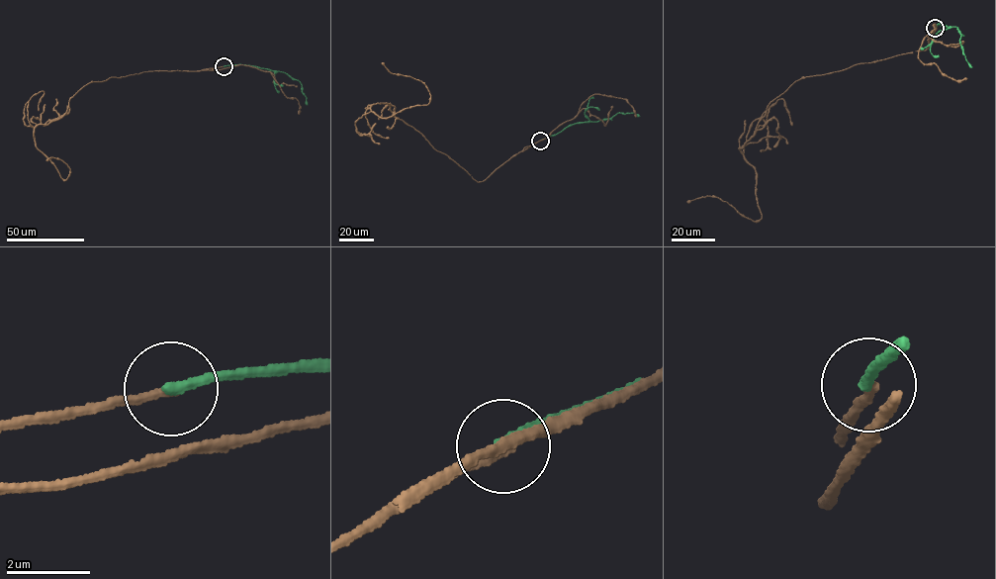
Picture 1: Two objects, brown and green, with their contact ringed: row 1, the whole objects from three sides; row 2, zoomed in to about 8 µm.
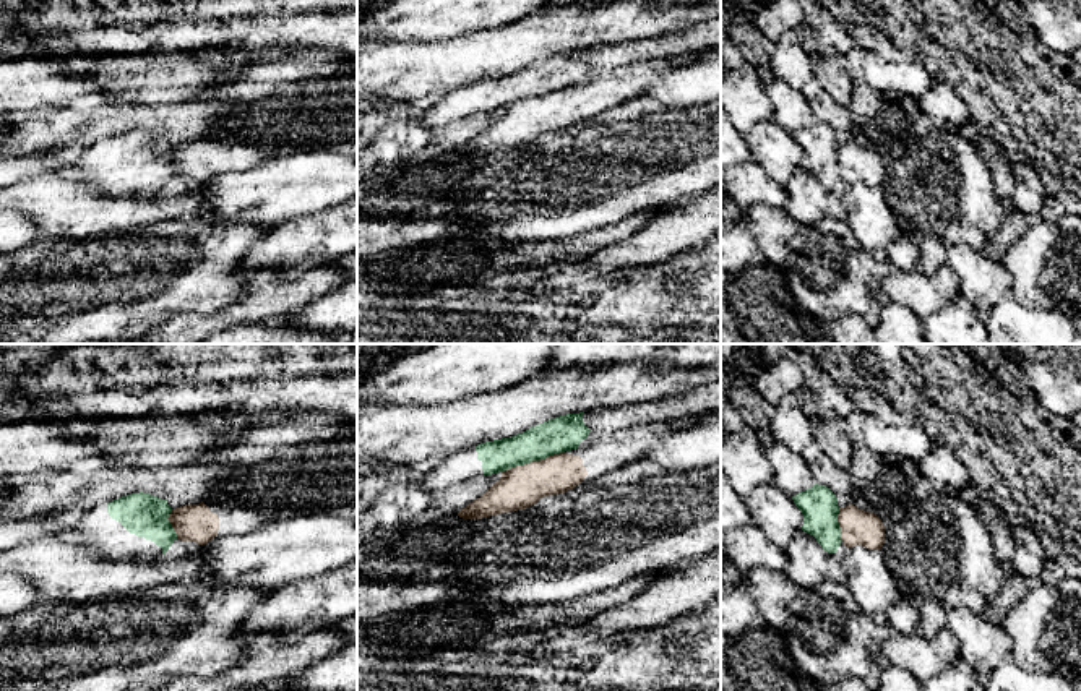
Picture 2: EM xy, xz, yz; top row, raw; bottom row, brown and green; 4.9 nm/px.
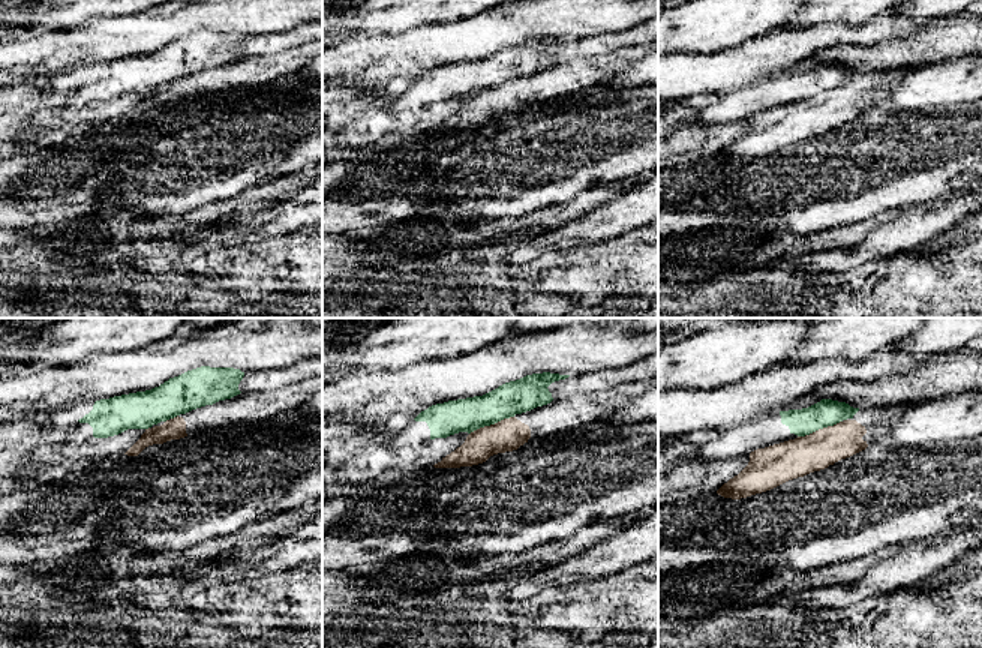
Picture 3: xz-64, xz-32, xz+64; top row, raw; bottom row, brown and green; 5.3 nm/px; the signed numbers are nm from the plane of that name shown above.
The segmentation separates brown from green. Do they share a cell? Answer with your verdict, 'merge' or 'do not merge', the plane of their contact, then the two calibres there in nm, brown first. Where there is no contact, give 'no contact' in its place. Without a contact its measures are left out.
do not merge | xz | 220/180 nm

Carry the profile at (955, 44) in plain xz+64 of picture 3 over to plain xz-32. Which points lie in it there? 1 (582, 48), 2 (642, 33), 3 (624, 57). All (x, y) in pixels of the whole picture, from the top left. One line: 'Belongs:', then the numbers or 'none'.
Belongs: 1, 2

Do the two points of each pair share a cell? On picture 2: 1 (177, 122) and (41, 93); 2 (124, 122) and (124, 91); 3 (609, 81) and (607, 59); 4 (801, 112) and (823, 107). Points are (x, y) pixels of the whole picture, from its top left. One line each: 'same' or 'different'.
1: different
2: different
3: different
4: different

